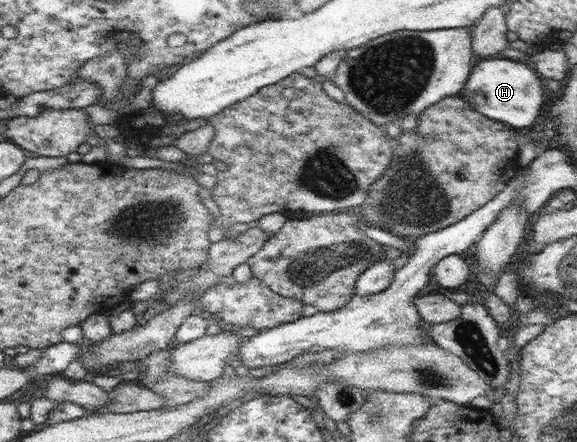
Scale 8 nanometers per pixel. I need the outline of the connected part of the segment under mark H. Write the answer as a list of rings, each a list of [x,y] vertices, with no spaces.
[[[509,58],[483,60],[474,66],[461,94],[467,103],[489,119],[508,124],[525,132],[531,130],[545,103],[543,82],[530,62]]]

